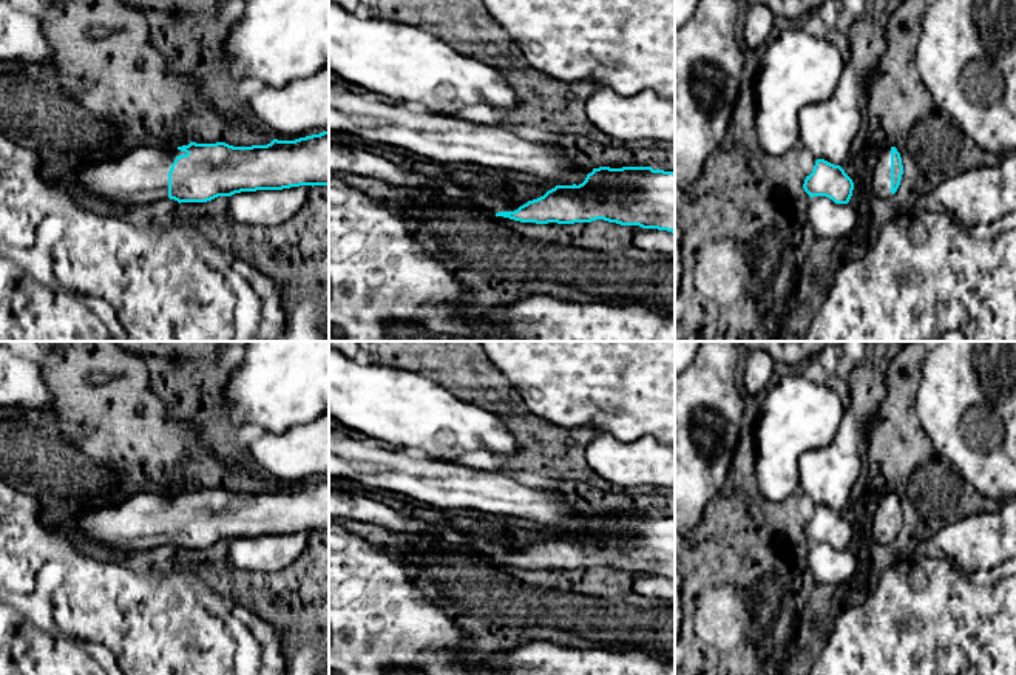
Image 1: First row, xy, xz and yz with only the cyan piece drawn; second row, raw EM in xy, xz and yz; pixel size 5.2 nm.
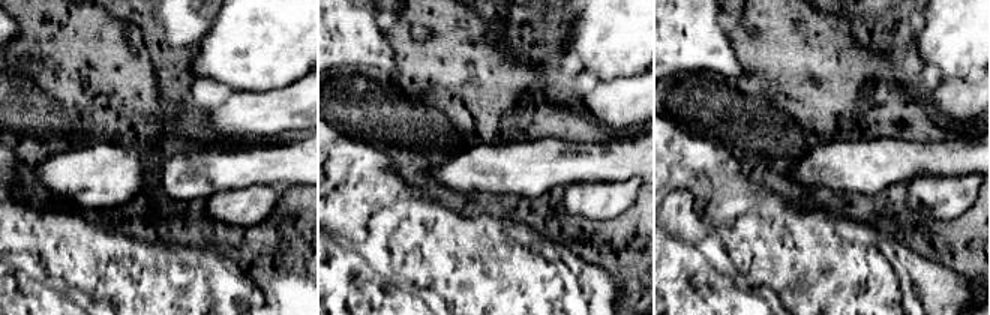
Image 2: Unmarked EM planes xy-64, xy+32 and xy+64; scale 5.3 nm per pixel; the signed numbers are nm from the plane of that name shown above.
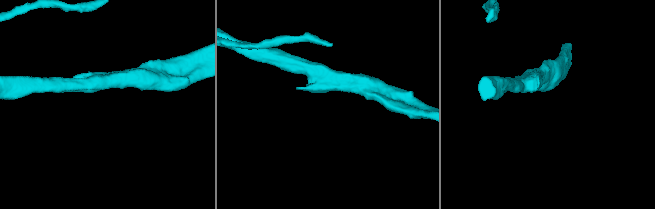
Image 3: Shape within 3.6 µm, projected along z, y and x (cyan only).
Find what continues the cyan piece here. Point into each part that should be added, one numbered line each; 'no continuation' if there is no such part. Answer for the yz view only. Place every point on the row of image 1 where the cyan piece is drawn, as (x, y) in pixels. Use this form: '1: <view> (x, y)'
1: yz (880, 178)

